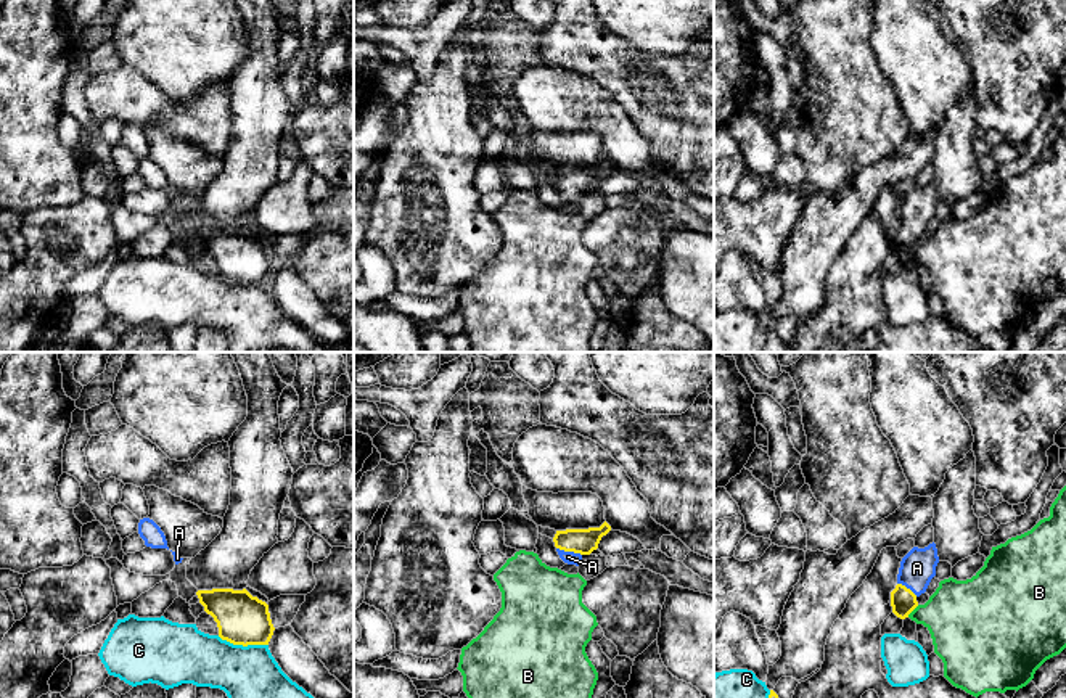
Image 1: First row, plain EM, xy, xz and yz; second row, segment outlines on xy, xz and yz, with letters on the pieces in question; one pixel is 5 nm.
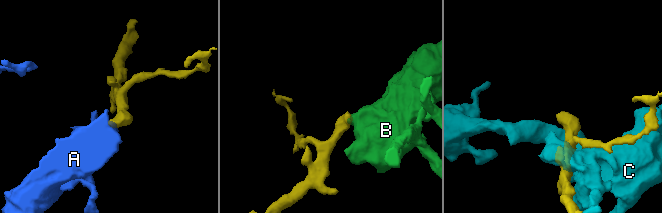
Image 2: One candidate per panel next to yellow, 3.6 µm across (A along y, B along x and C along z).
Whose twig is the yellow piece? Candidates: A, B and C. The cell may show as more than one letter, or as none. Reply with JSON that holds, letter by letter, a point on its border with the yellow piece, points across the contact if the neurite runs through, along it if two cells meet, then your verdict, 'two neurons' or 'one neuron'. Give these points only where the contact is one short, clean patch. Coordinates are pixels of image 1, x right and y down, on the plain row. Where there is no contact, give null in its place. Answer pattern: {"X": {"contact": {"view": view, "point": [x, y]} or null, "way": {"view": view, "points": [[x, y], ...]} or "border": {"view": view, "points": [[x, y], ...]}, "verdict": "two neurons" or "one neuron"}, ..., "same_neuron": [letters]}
{"A": {"contact": {"view": "xz", "point": [569, 190]}, "way": {"view": "xz", "points": [[579, 180], [569, 190], [568, 197]]}, "verdict": "one neuron"}, "B": {"contact": {"view": "yz", "point": [912, 250]}, "border": {"view": "yz", "points": [[918, 245], [907, 256]]}, "verdict": "two neurons"}, "C": {"contact": {"view": "xy", "point": [243, 285]}, "verdict": "two neurons"}, "same_neuron": ["A"]}

